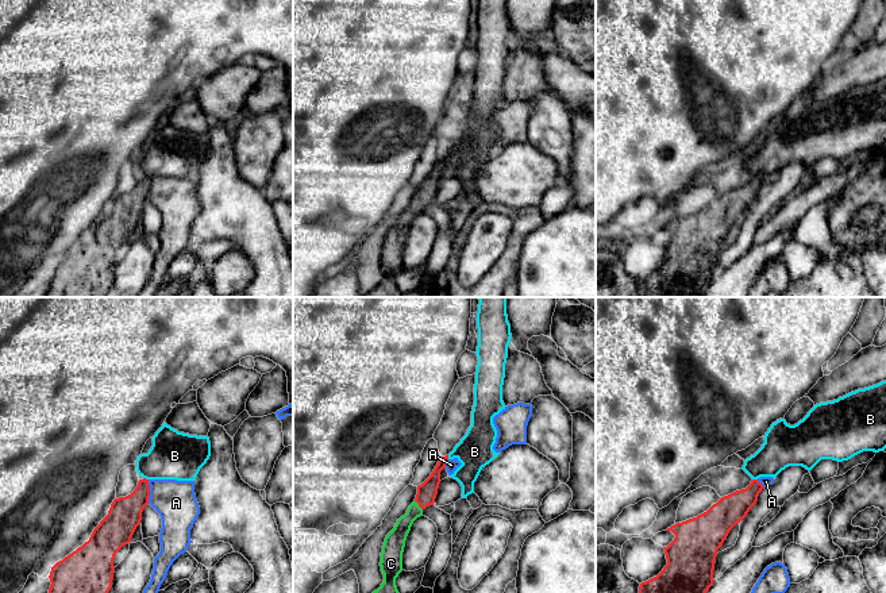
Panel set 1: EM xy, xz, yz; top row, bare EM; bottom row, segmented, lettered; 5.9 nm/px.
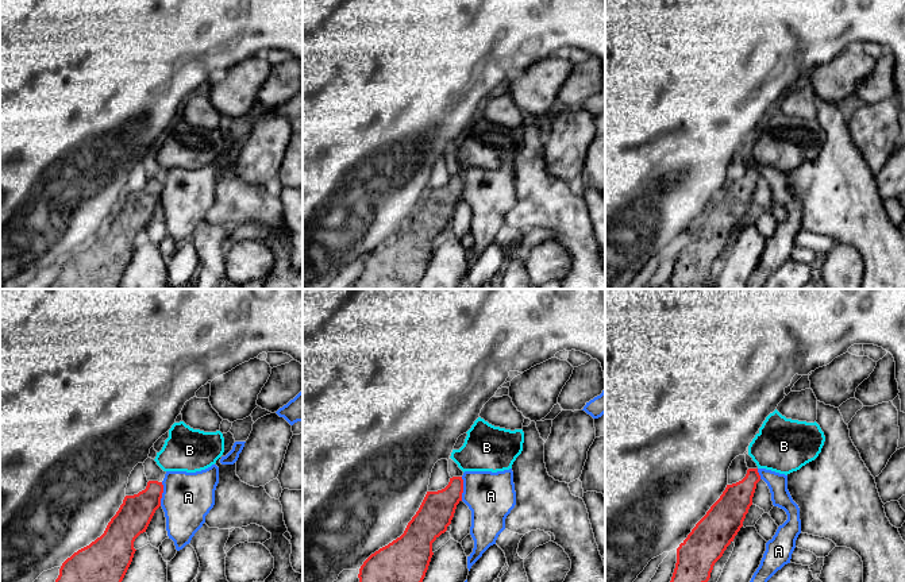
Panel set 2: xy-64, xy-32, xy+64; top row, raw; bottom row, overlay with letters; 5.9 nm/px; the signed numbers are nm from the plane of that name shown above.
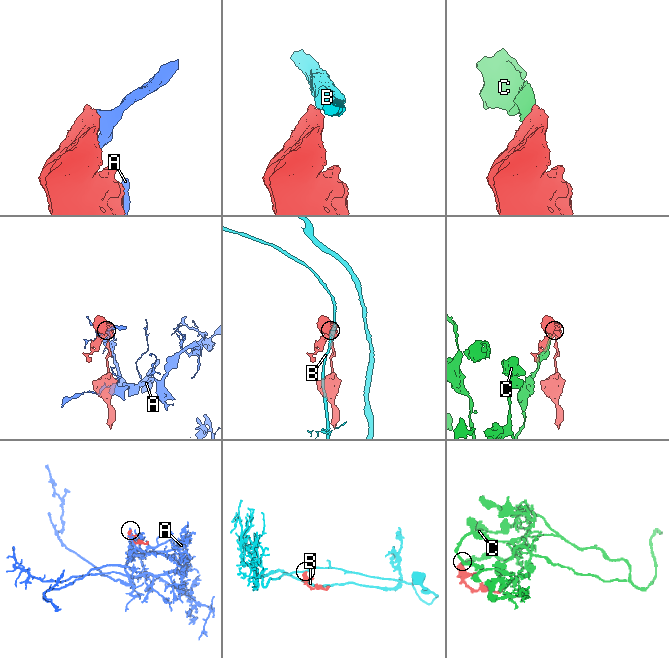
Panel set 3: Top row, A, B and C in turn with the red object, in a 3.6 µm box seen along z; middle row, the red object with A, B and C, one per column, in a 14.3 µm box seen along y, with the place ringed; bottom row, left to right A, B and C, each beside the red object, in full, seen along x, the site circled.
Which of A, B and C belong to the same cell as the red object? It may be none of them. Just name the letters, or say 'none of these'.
C

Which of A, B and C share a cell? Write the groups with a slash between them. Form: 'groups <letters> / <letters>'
groups A / B / C

